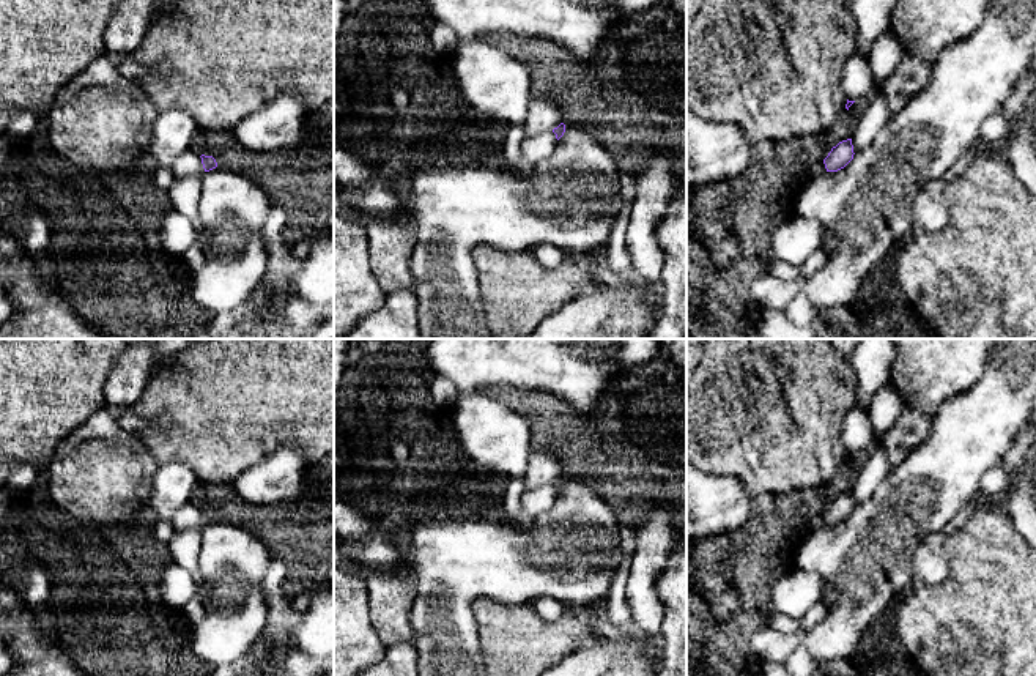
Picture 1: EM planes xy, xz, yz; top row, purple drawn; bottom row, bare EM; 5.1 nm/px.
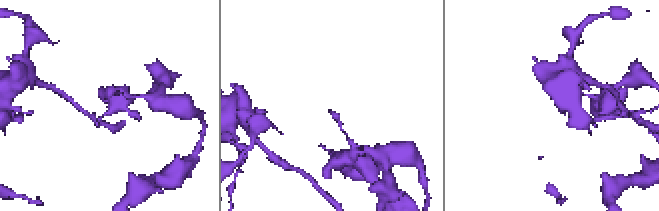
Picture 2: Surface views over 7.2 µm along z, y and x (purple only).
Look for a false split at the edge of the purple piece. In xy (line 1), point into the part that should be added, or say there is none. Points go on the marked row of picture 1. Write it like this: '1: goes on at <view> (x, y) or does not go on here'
1: does not go on here

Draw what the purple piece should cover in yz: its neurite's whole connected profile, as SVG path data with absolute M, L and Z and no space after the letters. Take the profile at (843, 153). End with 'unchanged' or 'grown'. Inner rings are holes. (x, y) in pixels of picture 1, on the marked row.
M852 139L839 142L823 159L827 172L838 172L844 169L853 159L853 154Z | unchanged

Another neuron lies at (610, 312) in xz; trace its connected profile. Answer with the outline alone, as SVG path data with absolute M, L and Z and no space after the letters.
M603 284L546 317L526 339L649 339L657 320L641 296Z

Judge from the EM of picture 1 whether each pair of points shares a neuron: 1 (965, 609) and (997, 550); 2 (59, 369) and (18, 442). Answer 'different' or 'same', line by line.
1: same
2: same

